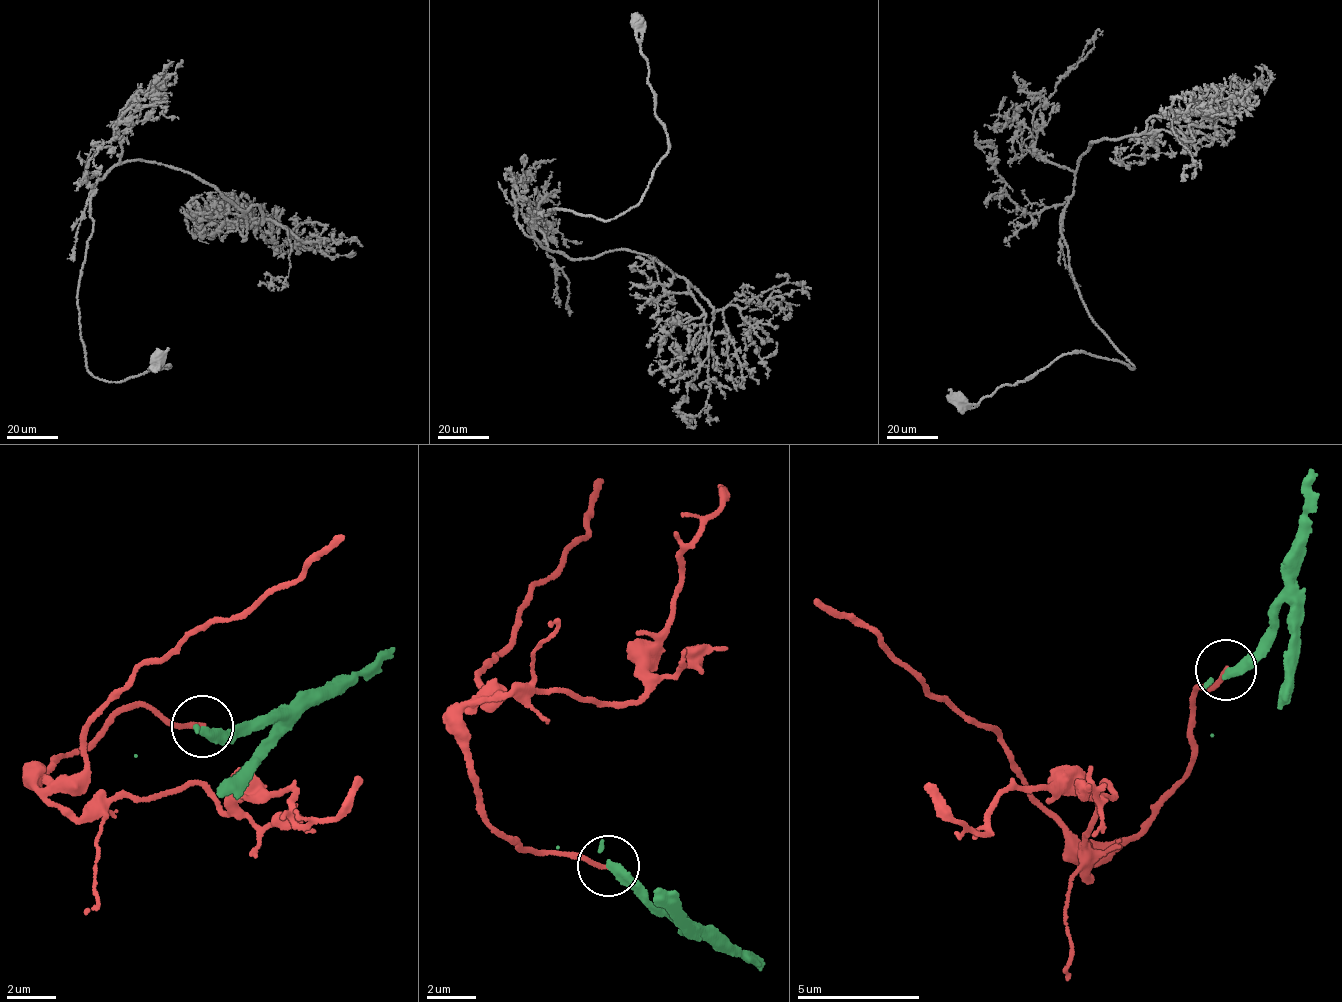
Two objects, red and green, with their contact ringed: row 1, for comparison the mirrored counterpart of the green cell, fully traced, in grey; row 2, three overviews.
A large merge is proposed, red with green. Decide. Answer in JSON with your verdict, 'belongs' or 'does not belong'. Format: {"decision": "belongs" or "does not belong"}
{"decision": "does not belong"}

